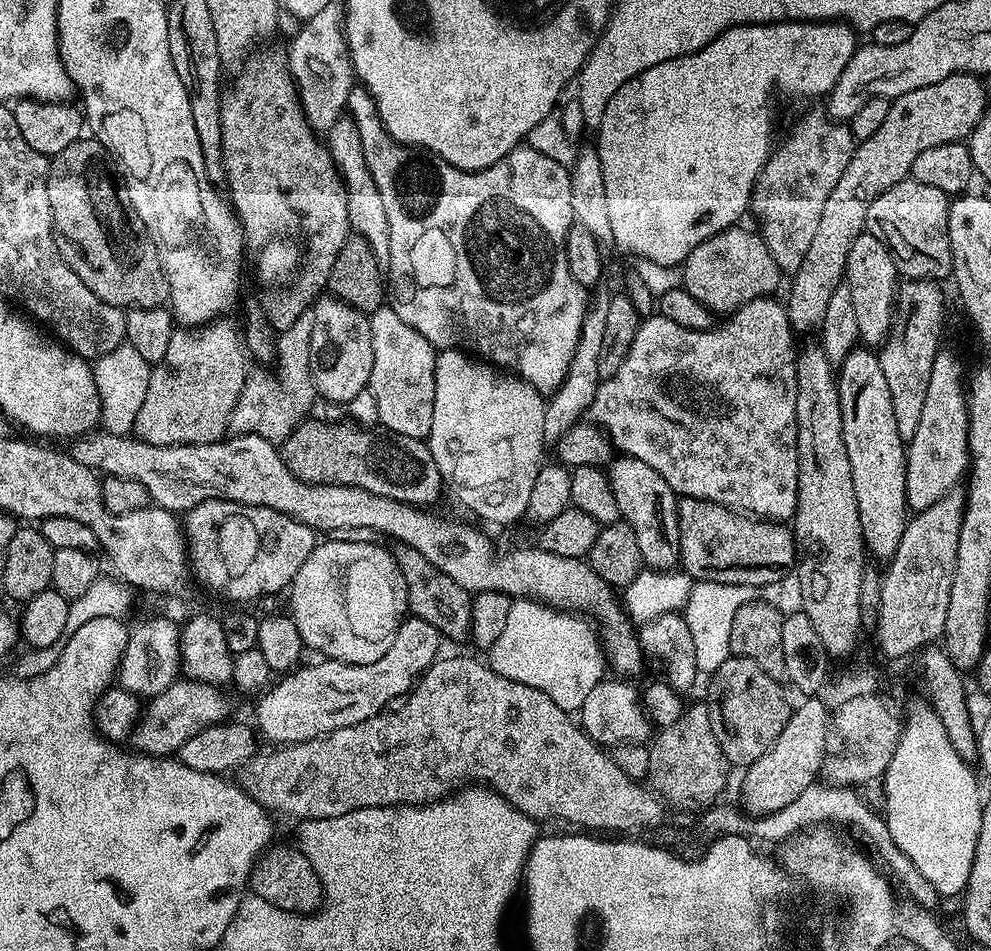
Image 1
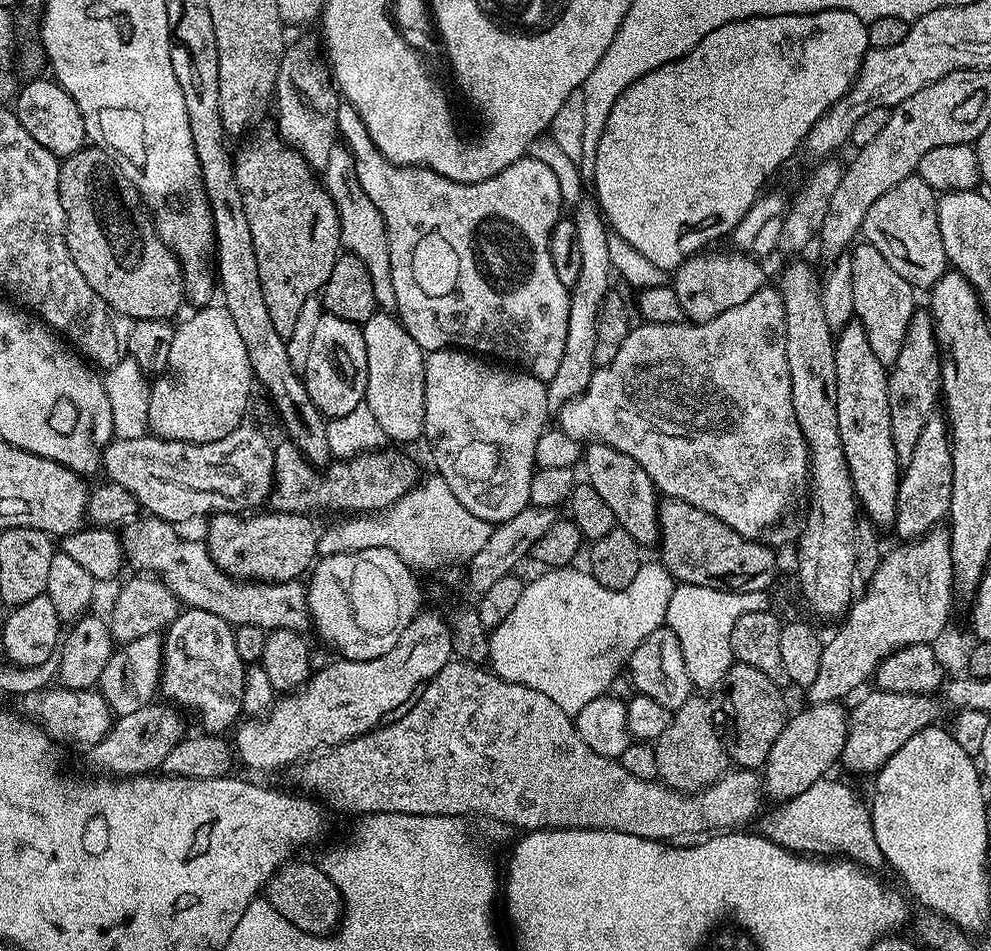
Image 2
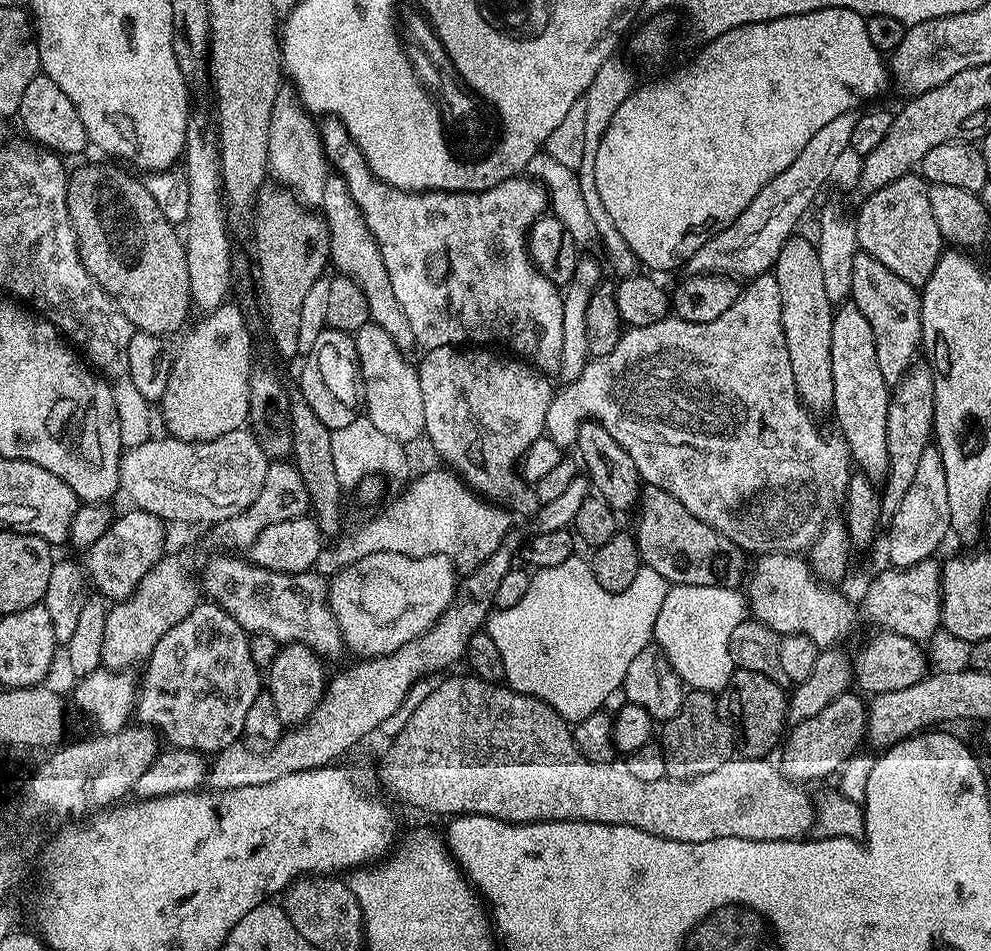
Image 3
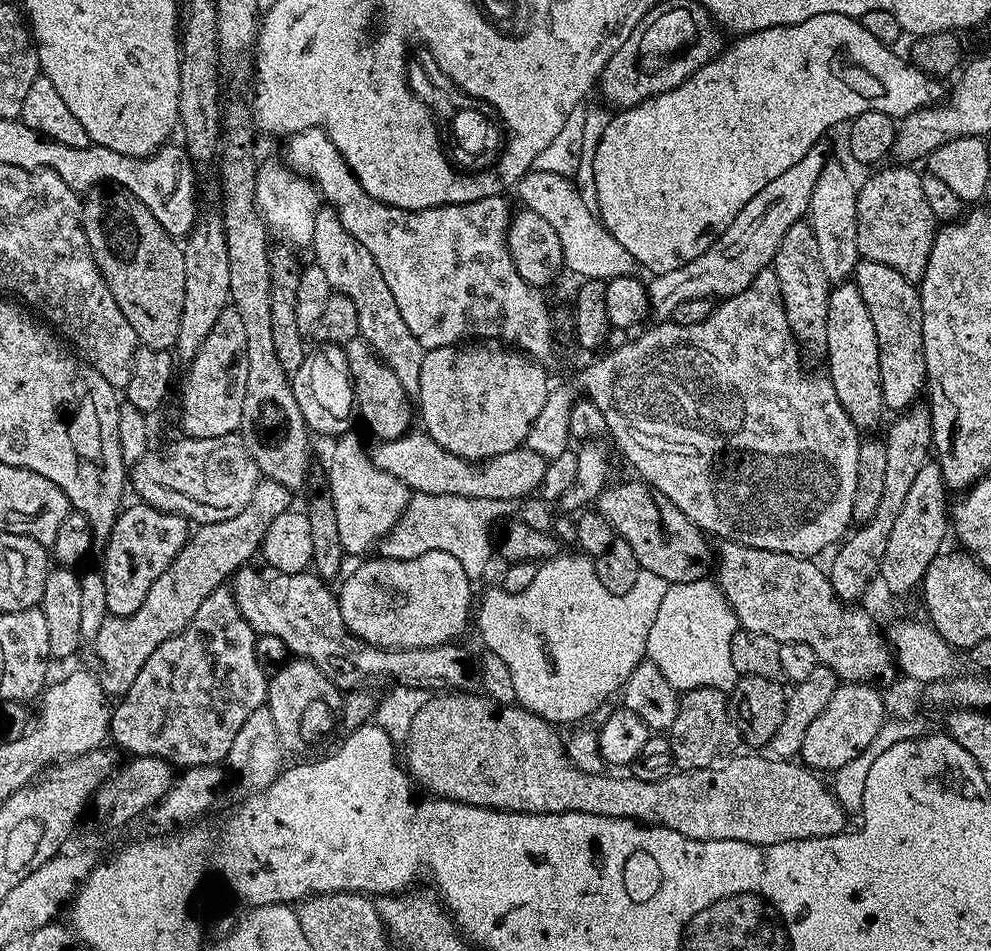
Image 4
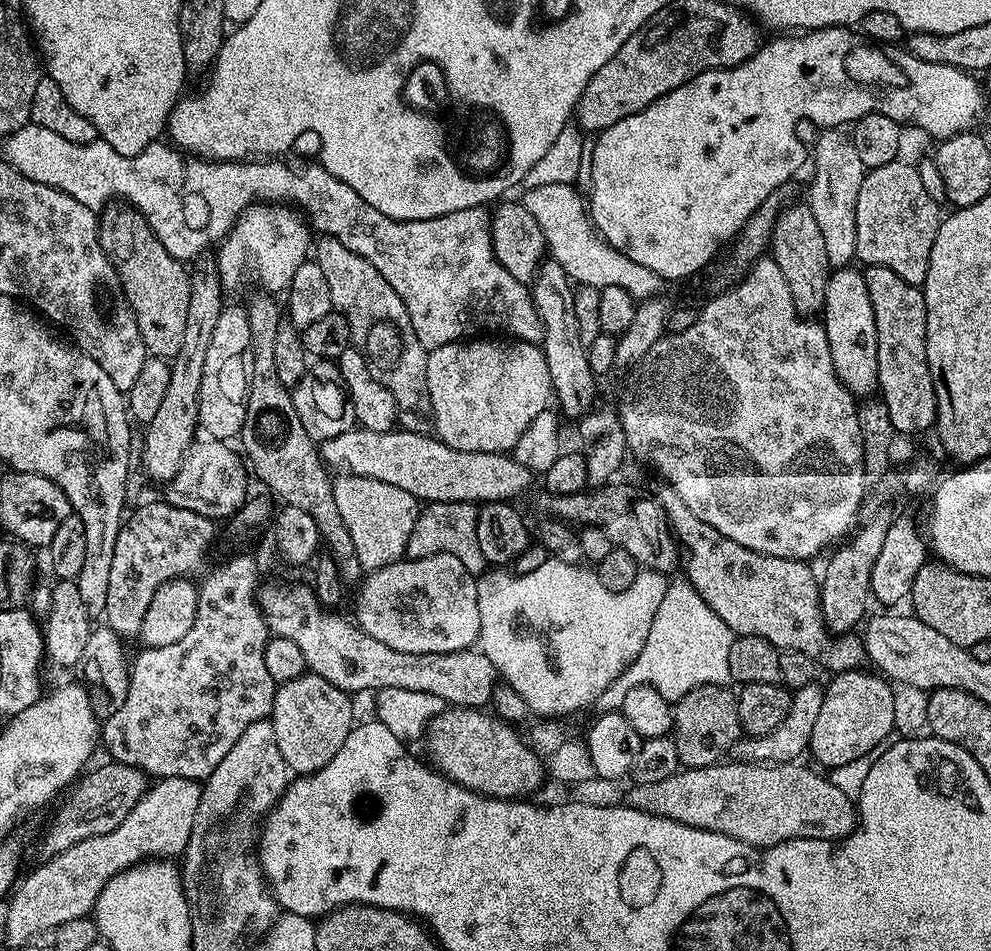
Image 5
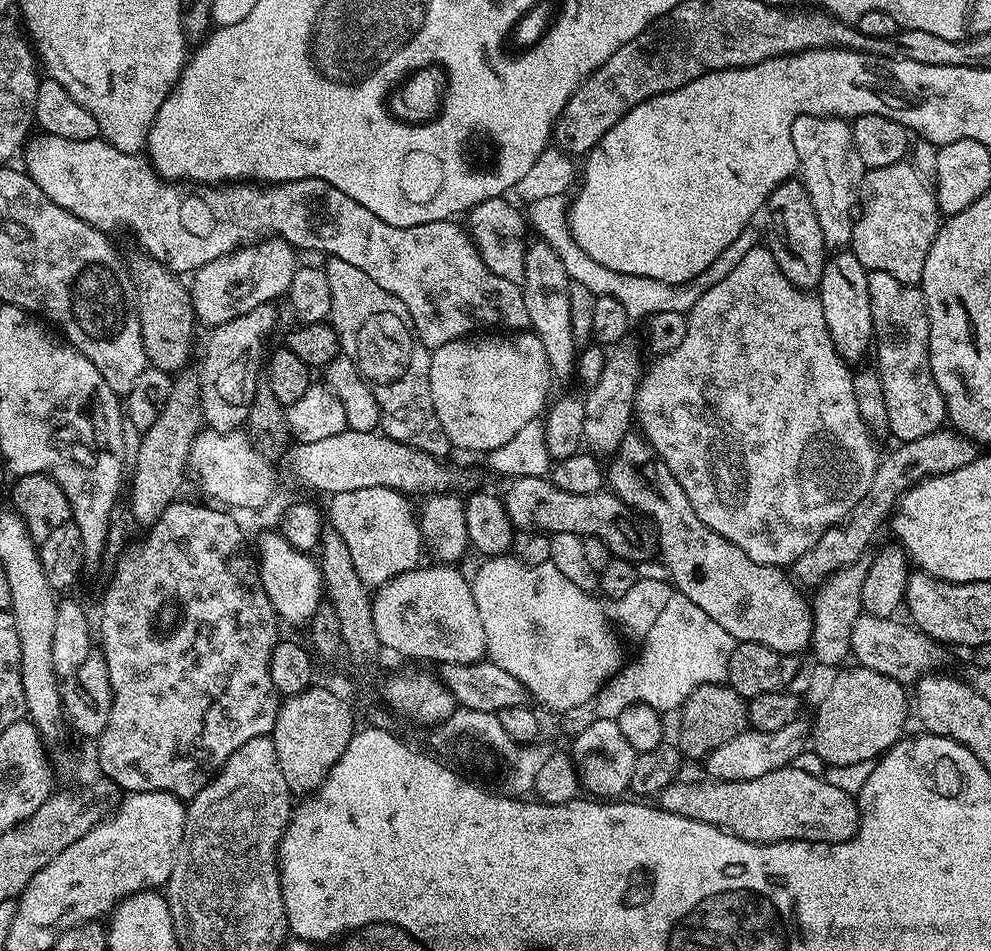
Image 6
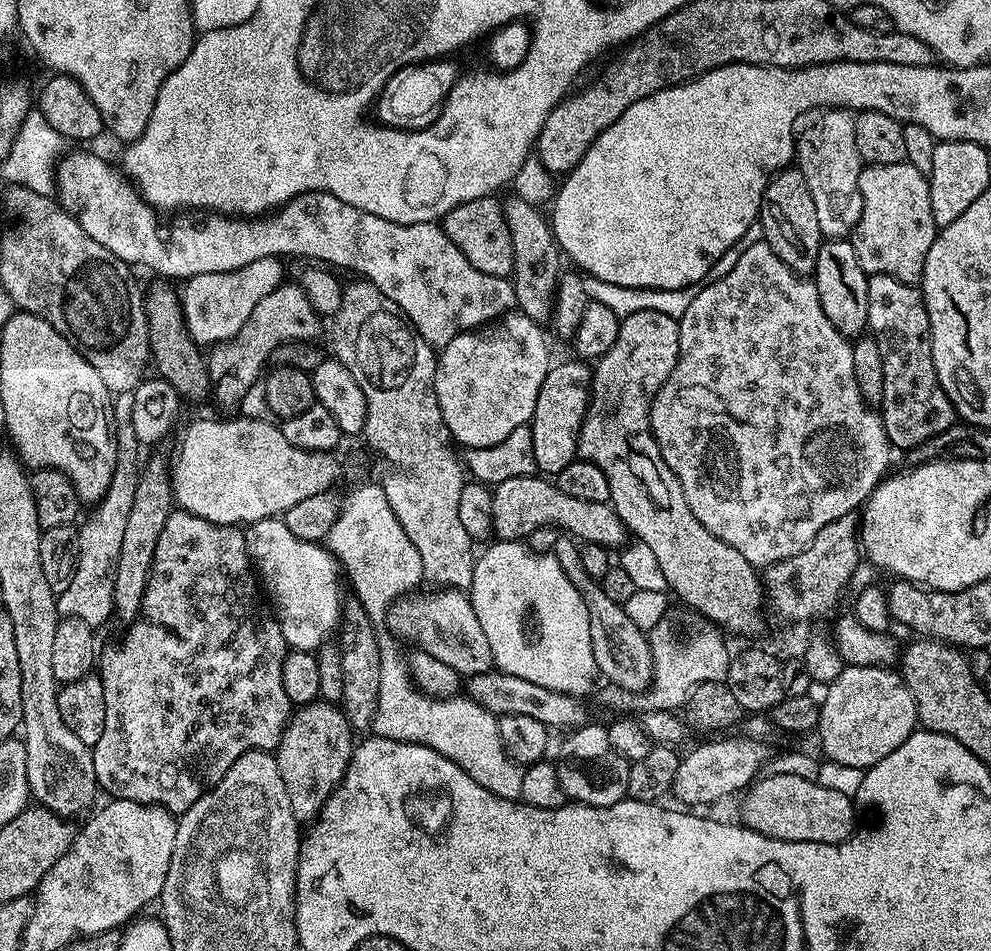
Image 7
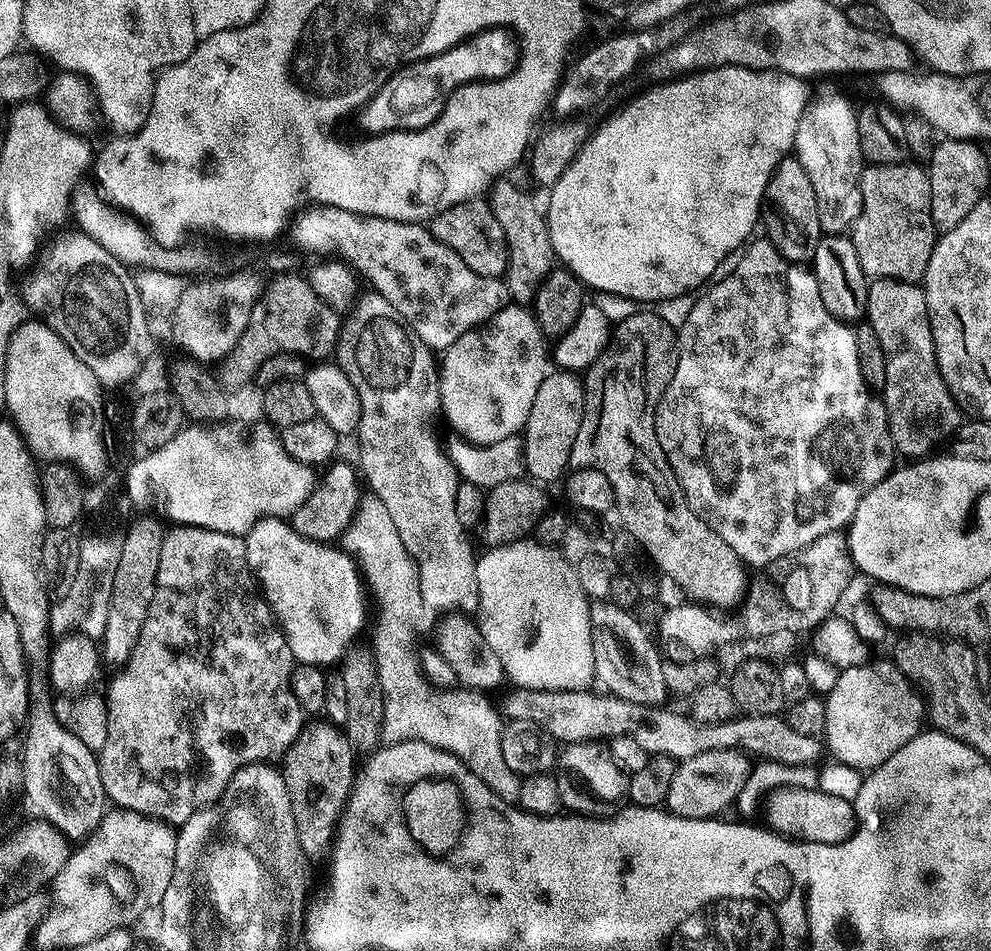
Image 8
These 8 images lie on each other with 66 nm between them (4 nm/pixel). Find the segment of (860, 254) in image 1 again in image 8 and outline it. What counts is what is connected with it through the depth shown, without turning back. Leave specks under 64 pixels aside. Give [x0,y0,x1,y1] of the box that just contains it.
[866,279,962,457]

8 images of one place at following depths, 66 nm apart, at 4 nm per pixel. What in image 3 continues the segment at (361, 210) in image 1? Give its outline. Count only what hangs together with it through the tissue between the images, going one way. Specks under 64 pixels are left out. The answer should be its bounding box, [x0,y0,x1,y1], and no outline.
[322,174,415,350]

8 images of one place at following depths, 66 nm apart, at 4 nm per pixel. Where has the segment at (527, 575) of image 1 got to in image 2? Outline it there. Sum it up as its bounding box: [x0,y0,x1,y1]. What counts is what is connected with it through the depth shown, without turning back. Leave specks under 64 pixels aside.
[102,427,274,525]

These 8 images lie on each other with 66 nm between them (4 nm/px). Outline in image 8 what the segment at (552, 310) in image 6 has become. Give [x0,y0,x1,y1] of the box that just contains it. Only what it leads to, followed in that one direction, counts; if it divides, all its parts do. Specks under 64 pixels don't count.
[486,178,556,302]

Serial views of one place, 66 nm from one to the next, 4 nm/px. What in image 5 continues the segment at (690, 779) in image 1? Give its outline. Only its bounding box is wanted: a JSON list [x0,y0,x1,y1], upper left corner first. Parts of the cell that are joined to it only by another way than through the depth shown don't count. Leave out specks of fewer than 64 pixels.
[670,685,741,769]

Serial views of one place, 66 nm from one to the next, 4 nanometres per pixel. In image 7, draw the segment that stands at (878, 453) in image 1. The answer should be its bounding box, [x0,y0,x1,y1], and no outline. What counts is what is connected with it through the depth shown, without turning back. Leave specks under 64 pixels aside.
[814,239,868,338]

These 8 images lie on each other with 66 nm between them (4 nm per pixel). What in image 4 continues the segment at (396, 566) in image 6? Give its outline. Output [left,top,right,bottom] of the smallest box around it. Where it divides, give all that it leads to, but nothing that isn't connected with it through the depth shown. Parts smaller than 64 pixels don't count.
[327,431,410,558]

